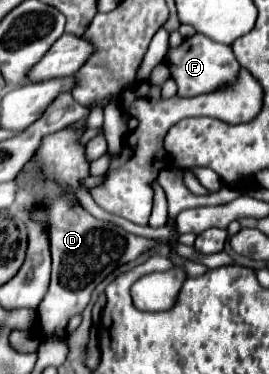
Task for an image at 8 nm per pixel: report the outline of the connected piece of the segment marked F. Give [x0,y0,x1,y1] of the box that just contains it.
[164,33,240,97]

